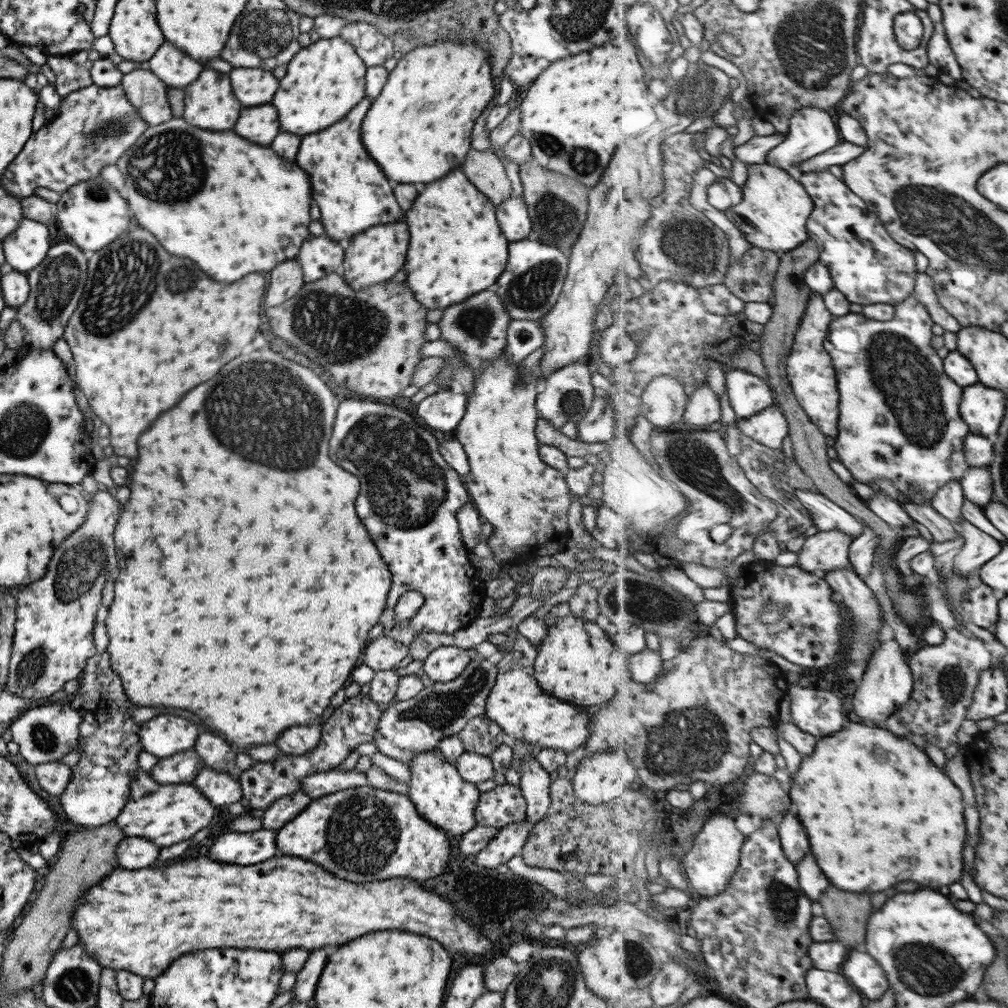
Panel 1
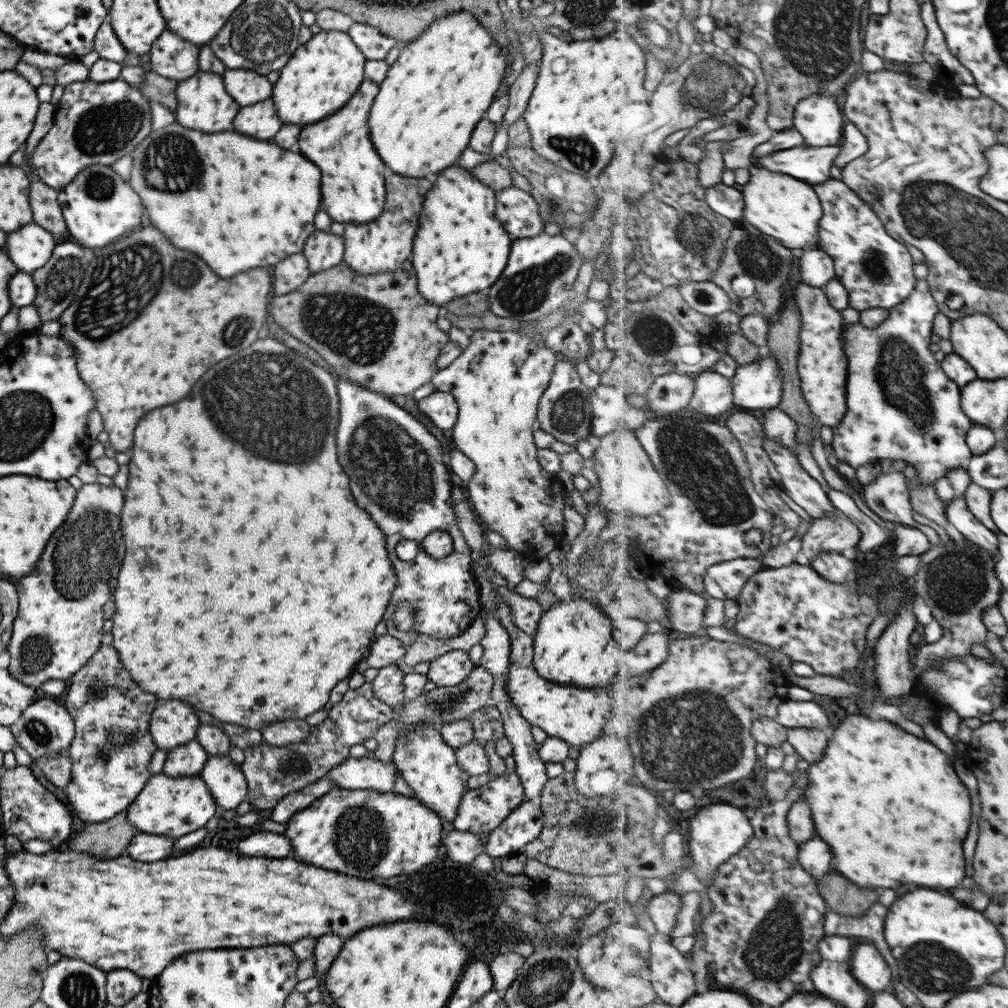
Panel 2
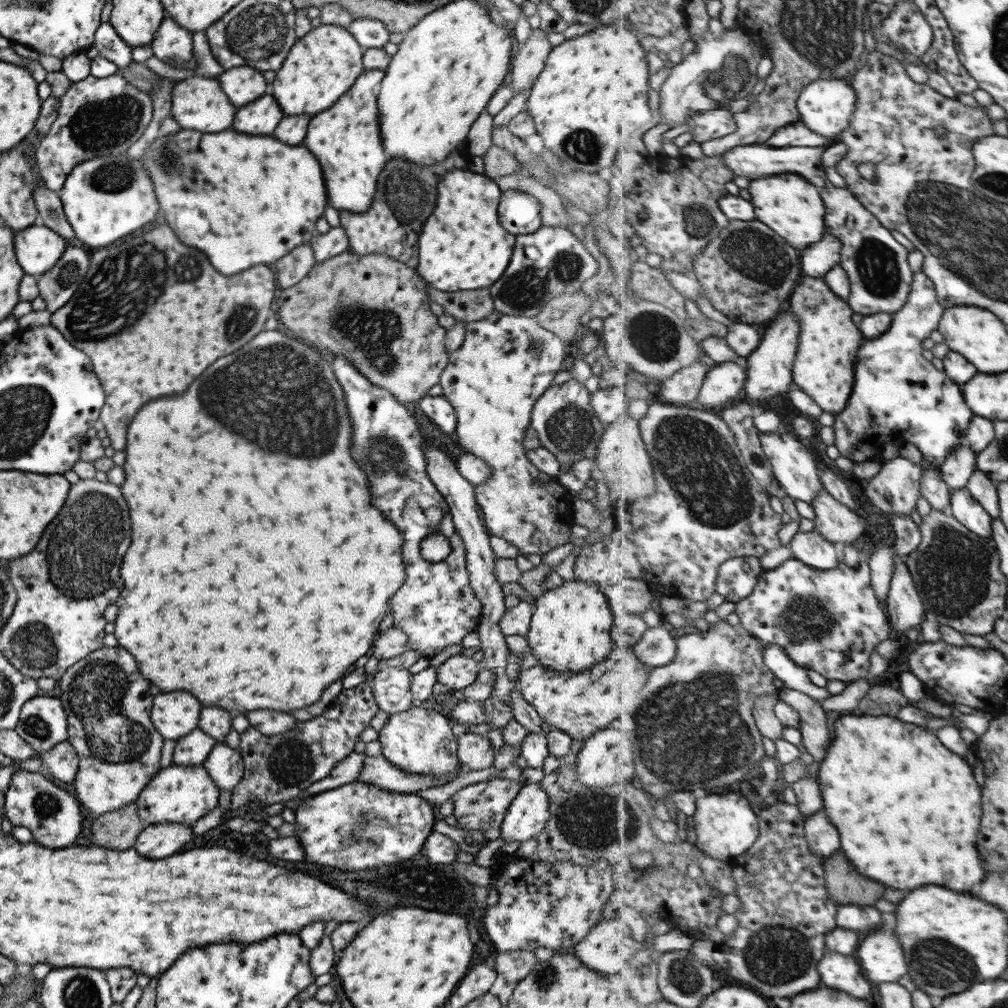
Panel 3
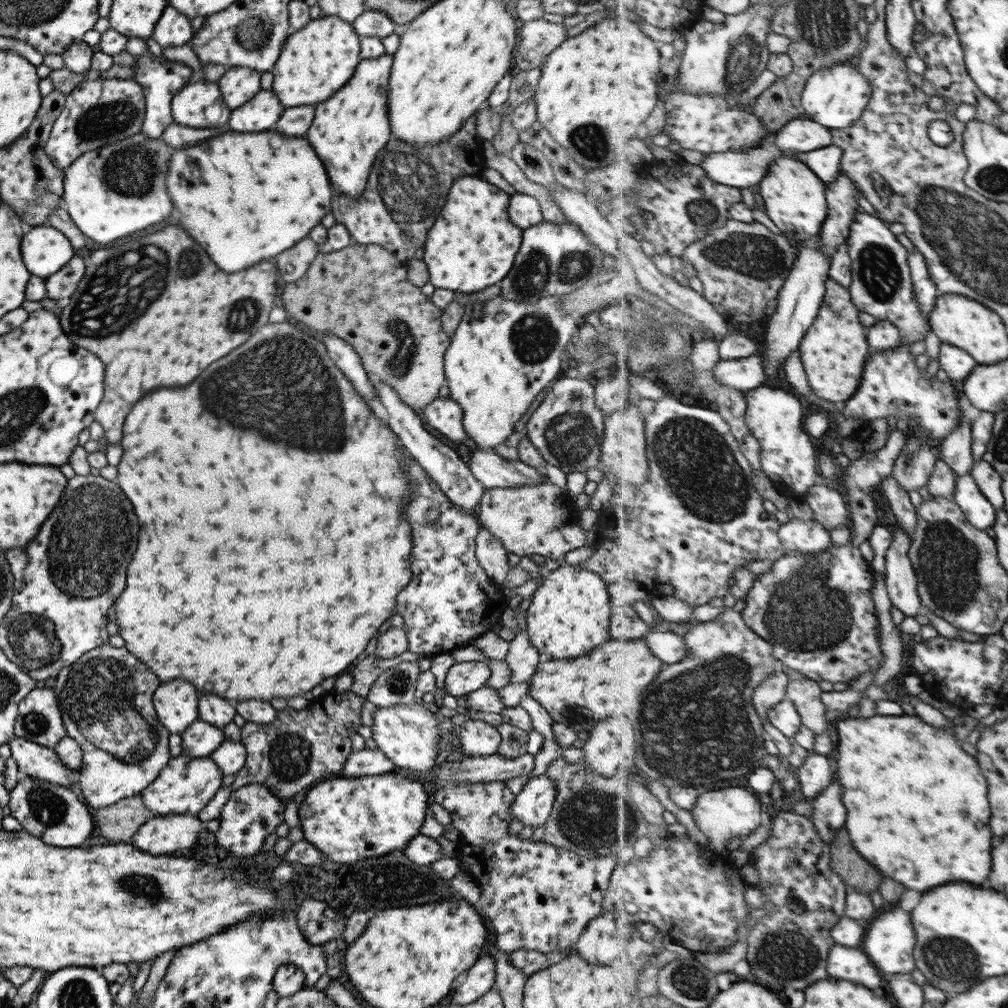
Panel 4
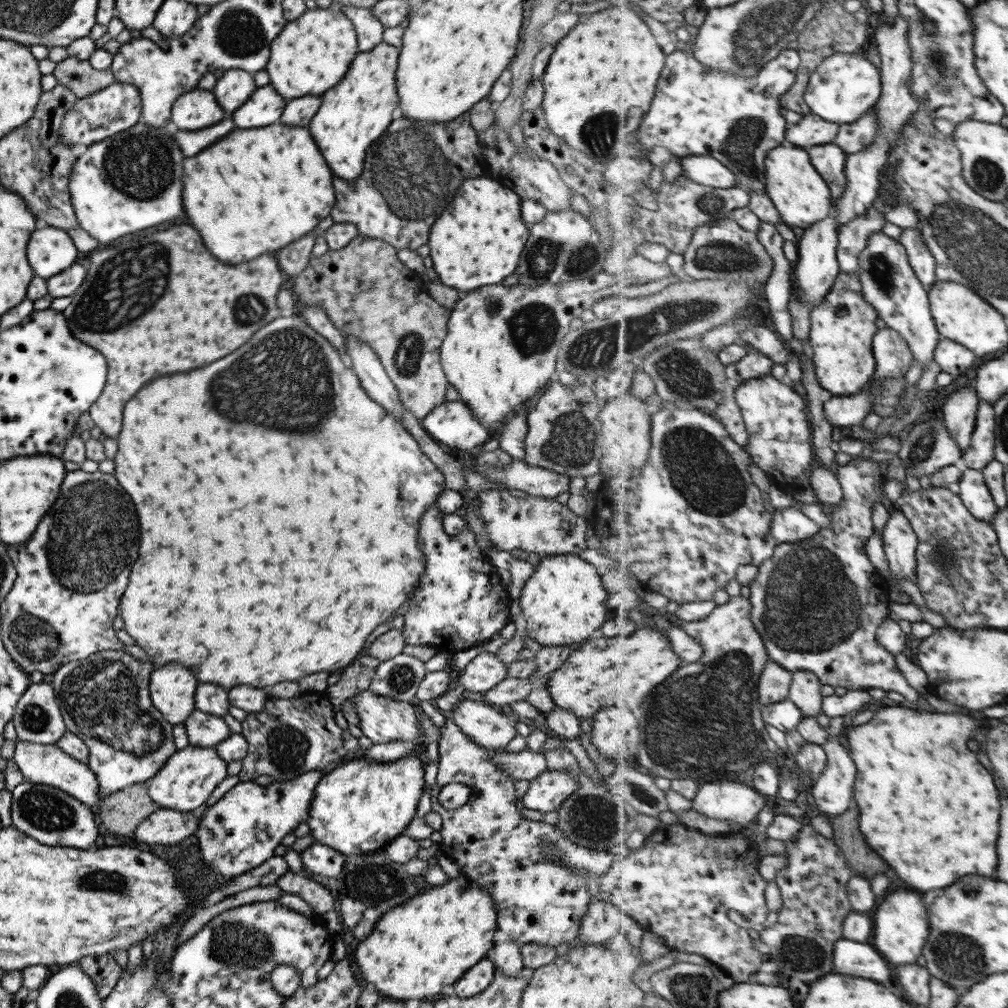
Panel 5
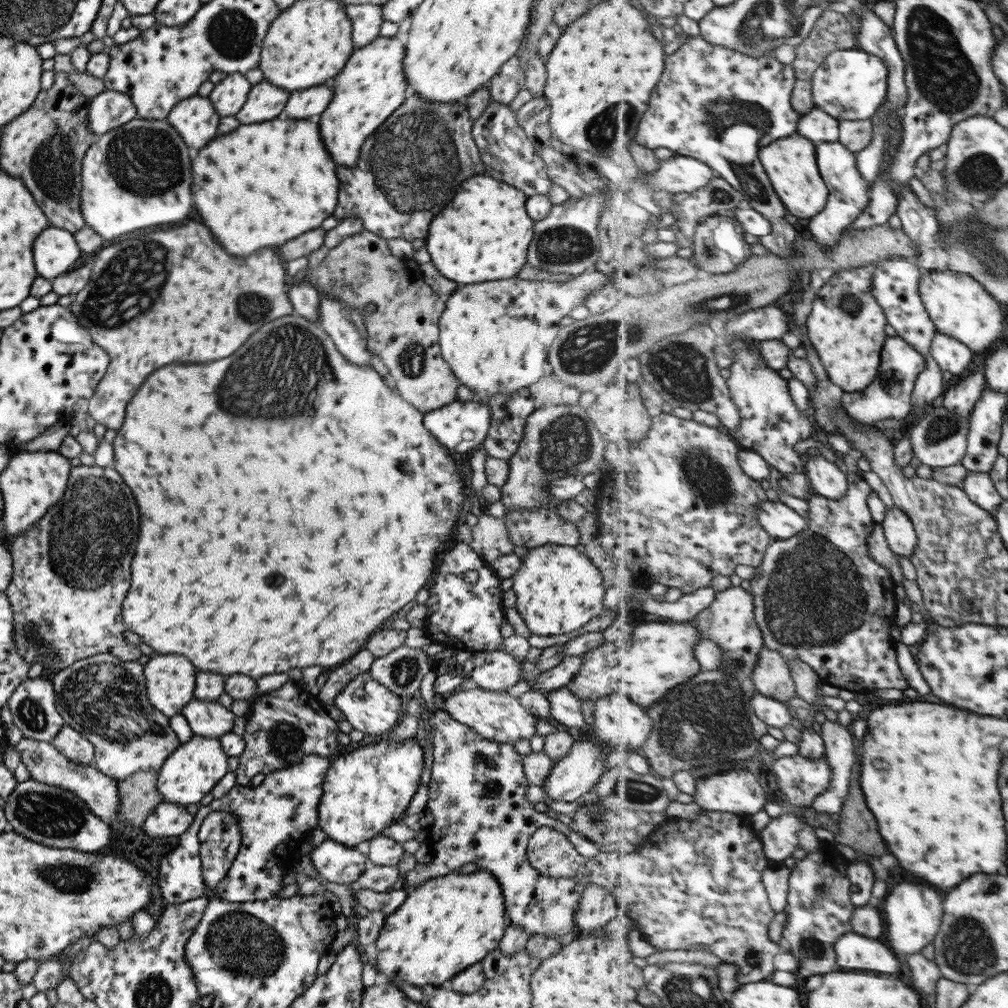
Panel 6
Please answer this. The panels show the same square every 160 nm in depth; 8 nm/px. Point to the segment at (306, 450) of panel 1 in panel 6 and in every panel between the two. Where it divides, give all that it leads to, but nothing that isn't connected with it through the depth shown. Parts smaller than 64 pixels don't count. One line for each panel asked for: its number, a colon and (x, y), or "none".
2: (209, 609)
3: (265, 598)
4: (287, 572)
5: (312, 558)
6: (247, 600)

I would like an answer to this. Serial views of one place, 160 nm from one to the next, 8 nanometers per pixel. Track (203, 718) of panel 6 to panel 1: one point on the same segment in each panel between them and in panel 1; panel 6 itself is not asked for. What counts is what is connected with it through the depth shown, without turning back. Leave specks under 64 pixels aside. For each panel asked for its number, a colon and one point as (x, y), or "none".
1: (181, 767)
2: (186, 760)
3: (192, 749)
4: (200, 739)
5: (204, 730)

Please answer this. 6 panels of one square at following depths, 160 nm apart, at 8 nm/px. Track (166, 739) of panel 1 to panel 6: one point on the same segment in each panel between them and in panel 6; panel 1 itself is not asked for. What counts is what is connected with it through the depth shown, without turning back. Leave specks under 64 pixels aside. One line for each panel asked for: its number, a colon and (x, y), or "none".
2: (173, 723)
3: (173, 715)
4: (175, 702)
5: (171, 687)
6: (169, 680)

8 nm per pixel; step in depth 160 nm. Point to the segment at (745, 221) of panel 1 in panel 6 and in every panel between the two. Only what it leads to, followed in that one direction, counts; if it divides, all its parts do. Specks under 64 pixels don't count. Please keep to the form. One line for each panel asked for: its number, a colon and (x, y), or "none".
2: (781, 206)
3: (788, 203)
4: (794, 195)
5: (802, 197)
6: (791, 163)

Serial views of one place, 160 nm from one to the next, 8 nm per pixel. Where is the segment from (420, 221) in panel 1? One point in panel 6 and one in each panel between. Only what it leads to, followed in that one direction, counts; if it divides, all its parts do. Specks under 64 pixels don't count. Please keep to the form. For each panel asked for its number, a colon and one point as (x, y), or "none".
2: (458, 207)
3: (462, 247)
4: (472, 244)
5: (478, 244)
6: (482, 234)

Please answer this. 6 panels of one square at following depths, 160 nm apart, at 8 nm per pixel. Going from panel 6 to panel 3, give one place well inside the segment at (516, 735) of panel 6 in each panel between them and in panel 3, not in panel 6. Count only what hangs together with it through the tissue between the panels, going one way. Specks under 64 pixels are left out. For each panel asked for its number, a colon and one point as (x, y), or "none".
3: (473, 751)
4: (476, 739)
5: (487, 726)

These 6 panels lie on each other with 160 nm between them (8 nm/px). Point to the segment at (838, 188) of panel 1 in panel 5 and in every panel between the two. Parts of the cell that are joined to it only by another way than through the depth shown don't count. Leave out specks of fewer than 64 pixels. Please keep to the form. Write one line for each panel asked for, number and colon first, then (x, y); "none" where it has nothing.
2: (877, 269)
3: (879, 268)
4: (882, 285)
5: (890, 284)

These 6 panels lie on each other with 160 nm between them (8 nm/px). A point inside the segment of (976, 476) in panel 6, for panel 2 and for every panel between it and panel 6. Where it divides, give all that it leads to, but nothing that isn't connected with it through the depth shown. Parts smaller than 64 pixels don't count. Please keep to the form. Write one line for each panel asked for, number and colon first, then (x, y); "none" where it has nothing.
2: (962, 517)
3: (966, 507)
4: (976, 505)
5: (975, 493)

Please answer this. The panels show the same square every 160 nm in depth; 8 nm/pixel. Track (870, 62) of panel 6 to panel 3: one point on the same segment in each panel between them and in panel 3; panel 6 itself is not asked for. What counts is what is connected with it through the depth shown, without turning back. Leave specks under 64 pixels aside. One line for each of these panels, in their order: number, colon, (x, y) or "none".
3: (827, 105)
4: (837, 96)
5: (846, 86)

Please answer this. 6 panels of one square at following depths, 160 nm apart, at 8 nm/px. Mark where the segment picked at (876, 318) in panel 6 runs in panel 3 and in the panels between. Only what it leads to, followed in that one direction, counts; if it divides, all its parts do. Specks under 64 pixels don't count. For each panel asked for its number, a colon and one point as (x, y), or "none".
3: (825, 369)
4: (834, 352)
5: (843, 326)

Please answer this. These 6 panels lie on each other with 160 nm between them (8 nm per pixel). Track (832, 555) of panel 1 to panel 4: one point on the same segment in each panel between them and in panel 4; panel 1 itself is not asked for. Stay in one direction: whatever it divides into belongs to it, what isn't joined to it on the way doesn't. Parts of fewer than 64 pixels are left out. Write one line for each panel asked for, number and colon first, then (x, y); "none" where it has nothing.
2: (836, 532)
3: (835, 521)
4: (829, 508)

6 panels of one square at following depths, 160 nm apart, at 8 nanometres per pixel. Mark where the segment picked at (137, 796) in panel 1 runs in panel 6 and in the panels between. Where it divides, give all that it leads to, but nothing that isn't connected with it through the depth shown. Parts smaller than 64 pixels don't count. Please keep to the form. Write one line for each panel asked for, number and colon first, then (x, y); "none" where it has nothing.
2: (170, 806)
3: (181, 794)
4: (185, 784)
5: (183, 783)
6: (187, 775)

